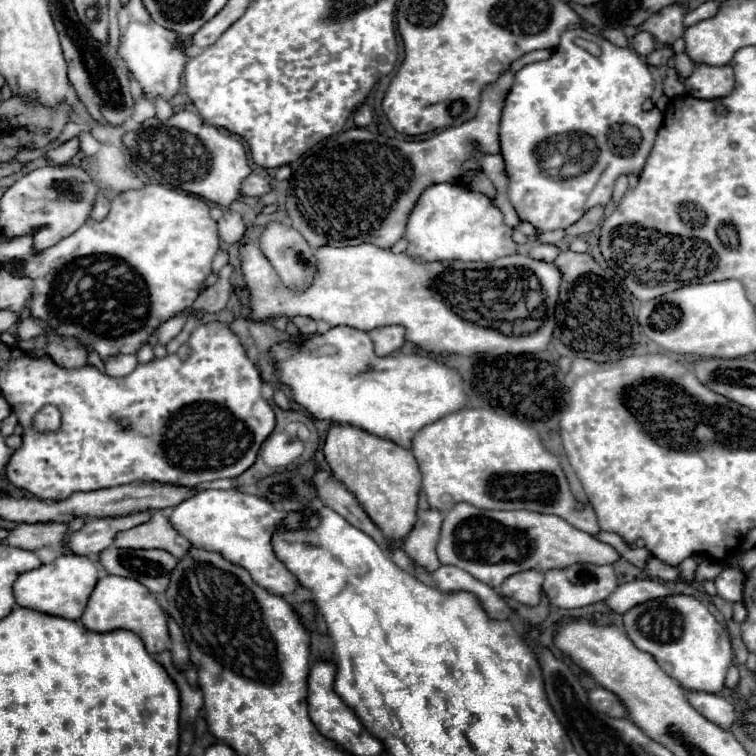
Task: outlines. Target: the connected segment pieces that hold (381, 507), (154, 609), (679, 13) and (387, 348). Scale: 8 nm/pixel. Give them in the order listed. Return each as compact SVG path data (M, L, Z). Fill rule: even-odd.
M334 424L328 430L324 454L334 476L356 496L356 500L360 500L364 512L372 516L372 522L388 540L390 552L402 546L404 536L408 536L408 528L416 524L418 512L420 470L412 452L356 426Z
M104 576L98 580L86 612L82 614L80 622L92 630L92 632L114 632L114 630L130 630L136 632L146 650L150 654L160 654L164 650L168 650L170 646L170 636L168 636L168 626L166 626L166 614L160 608L160 604L156 602L156 598L148 594L148 588L144 588L138 580L128 580L122 576Z
M670 6L668 10L662 10L652 18L648 18L642 24L642 30L654 34L654 38L658 38L662 44L674 44L674 40L684 32L682 18L684 18L684 10L680 6Z
M382 326L368 332L374 342L376 356L390 356L392 352L400 350L404 344L406 330L402 326Z

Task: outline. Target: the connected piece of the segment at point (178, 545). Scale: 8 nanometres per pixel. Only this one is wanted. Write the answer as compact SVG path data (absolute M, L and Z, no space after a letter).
M154 510L150 522L118 534L114 544L118 548L134 548L134 550L160 548L168 550L176 558L184 558L188 554L188 548L192 548L192 544L188 544L188 540L184 540L184 536L180 536L176 528L172 528L172 524L168 524L168 518L164 516L162 510Z

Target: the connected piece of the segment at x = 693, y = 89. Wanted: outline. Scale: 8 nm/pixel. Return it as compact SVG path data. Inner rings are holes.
M694 64L692 74L684 80L684 88L694 98L722 98L734 88L734 72L726 66Z

